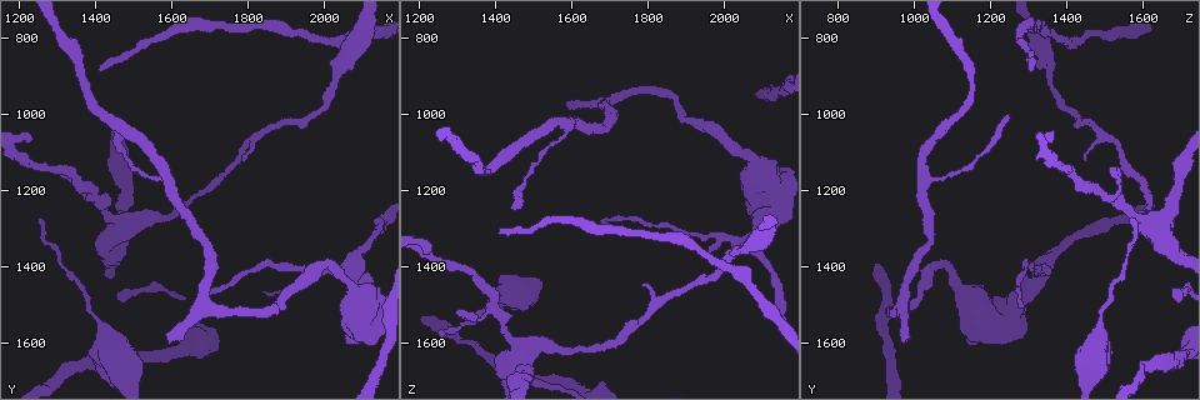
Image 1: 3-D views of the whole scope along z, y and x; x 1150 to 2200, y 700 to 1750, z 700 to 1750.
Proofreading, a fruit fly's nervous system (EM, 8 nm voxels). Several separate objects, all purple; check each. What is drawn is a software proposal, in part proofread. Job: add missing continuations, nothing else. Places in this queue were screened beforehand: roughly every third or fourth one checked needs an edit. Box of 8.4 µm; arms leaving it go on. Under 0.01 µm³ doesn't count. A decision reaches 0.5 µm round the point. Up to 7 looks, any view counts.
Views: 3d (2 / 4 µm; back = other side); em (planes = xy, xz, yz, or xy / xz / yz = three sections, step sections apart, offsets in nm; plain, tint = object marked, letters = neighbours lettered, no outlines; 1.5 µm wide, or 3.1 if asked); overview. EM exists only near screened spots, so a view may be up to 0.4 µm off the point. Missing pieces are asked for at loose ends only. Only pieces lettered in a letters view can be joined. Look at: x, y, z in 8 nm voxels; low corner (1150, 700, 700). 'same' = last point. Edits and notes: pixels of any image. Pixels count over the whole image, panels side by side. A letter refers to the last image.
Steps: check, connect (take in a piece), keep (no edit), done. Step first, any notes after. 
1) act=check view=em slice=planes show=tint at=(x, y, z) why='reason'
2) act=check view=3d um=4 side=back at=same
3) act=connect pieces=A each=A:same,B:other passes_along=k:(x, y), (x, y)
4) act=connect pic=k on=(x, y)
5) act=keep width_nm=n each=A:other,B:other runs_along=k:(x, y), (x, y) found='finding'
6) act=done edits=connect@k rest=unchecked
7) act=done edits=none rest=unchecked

act=check view=3d um=4 at=(1590, 1575, 985) why='branch stops here'

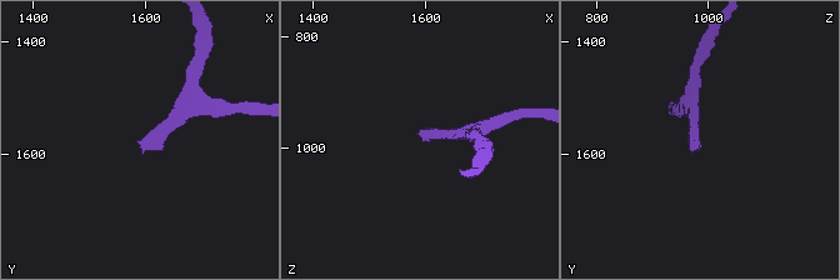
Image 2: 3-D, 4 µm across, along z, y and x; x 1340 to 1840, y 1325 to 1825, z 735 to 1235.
act=check view=em slice=xz step=8 show=tint at=(1590, 1580, 985) why='need the tissue'

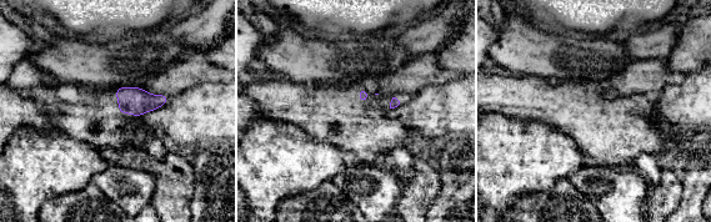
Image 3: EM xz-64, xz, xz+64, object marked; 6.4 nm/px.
act=check view=em slice=planes show=letters at=same why='another direction'

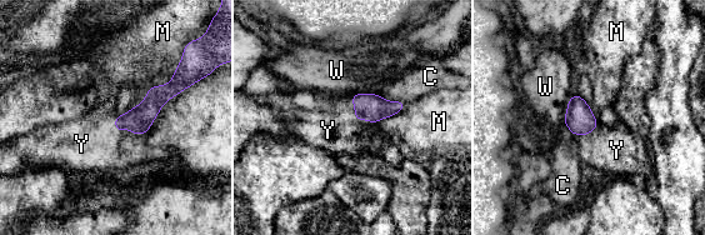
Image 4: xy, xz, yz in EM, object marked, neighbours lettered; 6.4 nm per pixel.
act=connect pieces=Y each=C:other,M:other,W:other,Y:same found='it goes on there'

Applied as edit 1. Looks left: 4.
act=check view=3d um=4 at=(1220, 1075, 1350) why='an open end'

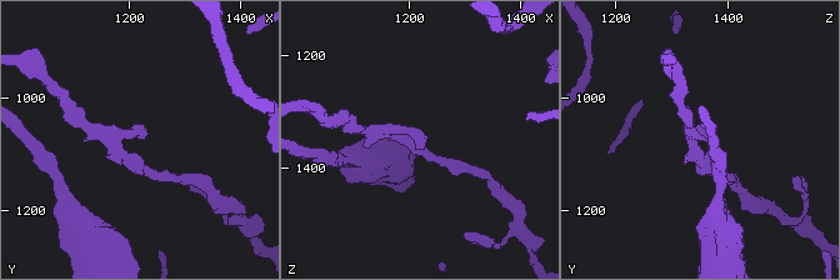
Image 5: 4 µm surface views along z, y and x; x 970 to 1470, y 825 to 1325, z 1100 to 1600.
act=check view=em slice=planes show=letters at=(1220, 1080, 1360) why='now the EM'

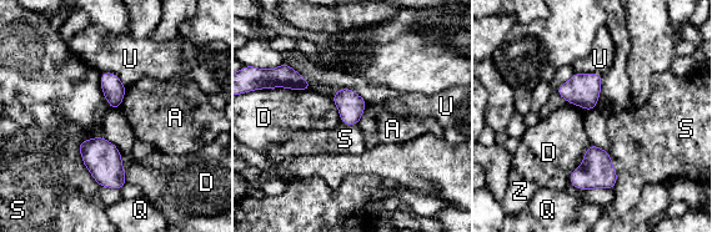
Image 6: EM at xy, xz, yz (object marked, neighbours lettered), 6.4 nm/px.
act=keep longest_contact=S:340nm each=A:other,D:other,Q:other,S:other,U:other,Z:other found='no lettered piece goes on from it'

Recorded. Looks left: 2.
act=check view=em slice=planes show=letters at=(1410, 885, 1305) why='an open end'

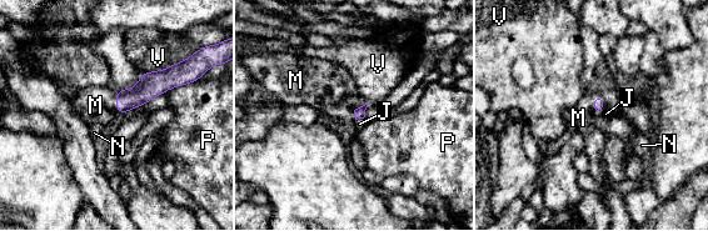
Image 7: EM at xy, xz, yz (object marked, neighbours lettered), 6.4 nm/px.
act=connect pieces=M each=J:other,M:same,N:other,P:other,V:other passes_along=7:(599, 104), (594, 103), (579, 117) found='the neuron continues'

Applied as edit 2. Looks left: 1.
act=done edits=connect@4,connect@7 rest=unchecked

